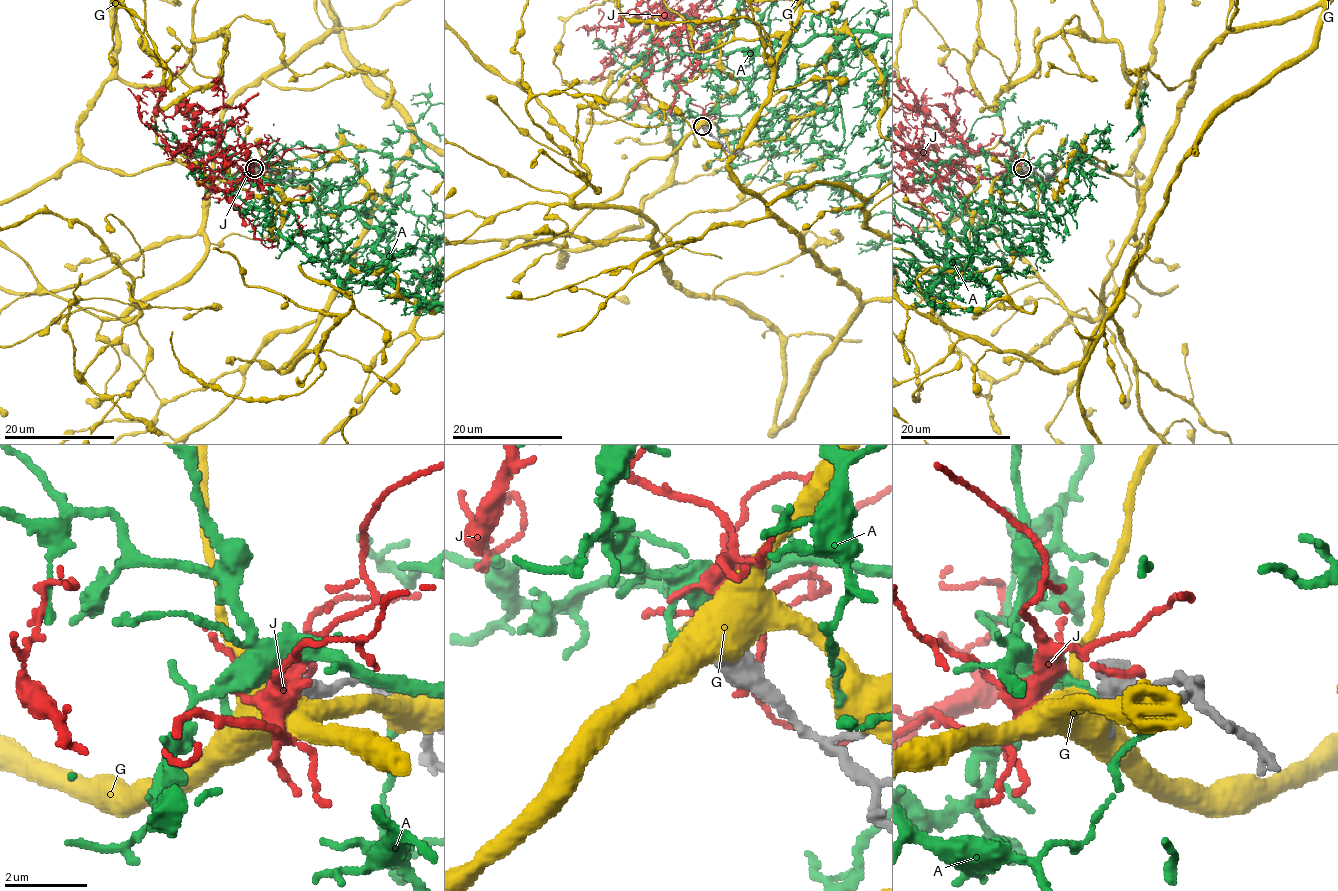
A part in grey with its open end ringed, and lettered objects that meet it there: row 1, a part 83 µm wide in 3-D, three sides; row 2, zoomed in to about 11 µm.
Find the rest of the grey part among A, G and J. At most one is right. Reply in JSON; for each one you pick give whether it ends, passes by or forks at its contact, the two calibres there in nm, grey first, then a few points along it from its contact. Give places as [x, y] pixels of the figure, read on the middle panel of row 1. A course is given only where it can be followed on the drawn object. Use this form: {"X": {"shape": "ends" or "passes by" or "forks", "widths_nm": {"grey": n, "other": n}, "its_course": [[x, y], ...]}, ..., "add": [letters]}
{"add": []}

